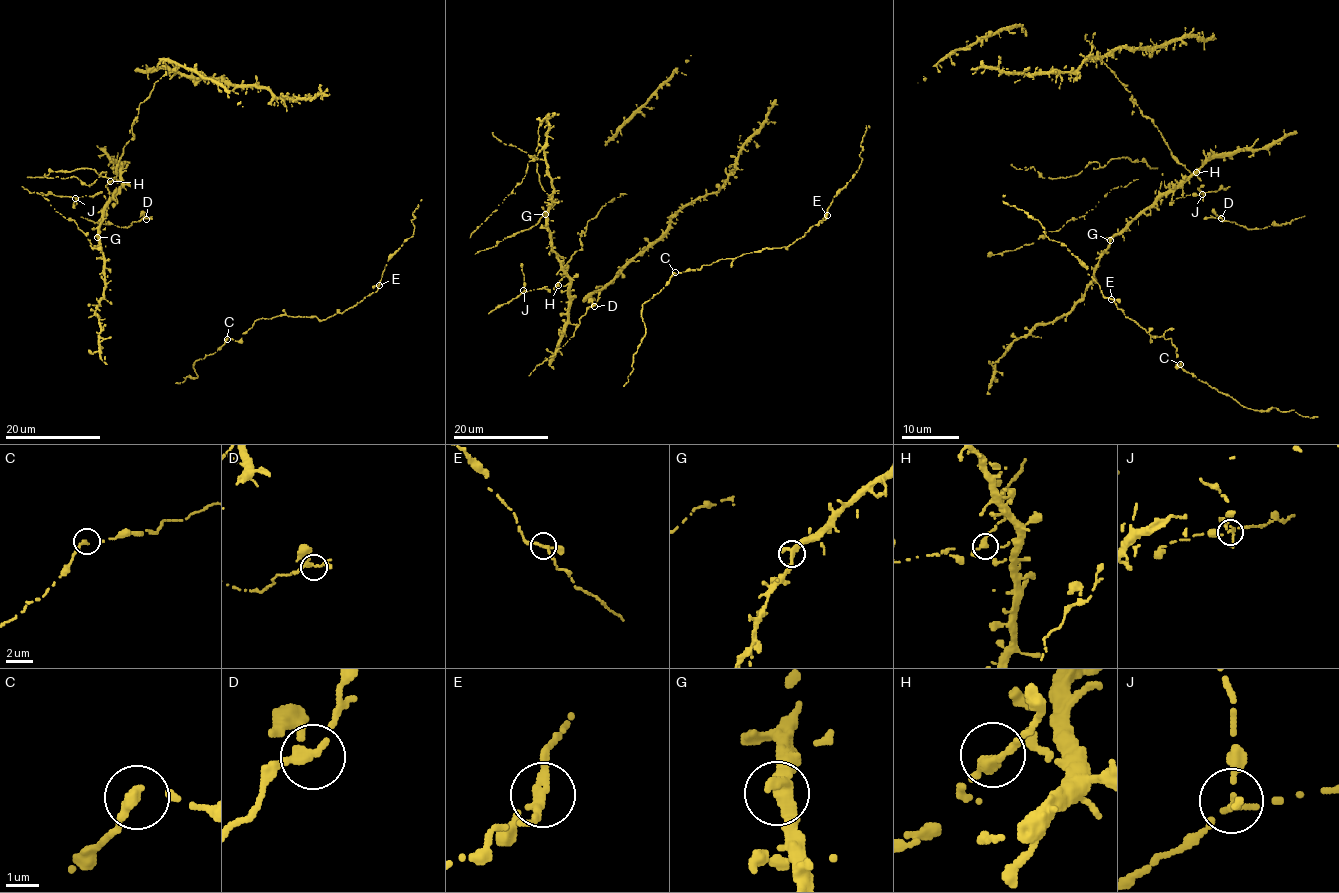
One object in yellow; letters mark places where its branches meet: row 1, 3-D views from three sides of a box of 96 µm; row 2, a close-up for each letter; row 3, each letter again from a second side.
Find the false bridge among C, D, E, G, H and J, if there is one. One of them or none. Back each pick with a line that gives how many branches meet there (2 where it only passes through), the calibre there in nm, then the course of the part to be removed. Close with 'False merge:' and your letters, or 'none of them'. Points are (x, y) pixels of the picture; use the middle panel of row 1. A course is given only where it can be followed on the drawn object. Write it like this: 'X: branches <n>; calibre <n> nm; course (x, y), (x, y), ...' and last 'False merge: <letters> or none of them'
False merge: none of them

